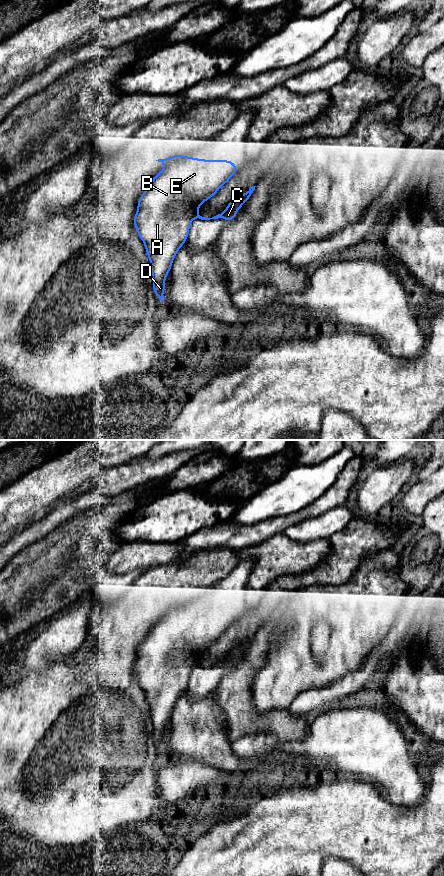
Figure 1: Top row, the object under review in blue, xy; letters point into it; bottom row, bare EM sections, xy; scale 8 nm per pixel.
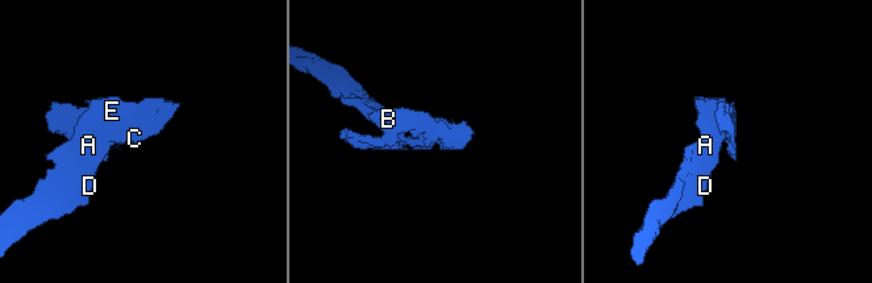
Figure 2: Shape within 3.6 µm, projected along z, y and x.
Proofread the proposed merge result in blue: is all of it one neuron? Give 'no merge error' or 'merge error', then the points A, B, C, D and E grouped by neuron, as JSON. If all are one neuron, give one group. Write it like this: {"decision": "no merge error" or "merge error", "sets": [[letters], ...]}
{"decision": "merge error", "sets": [["A", "B", "D", "E"], ["C"]]}

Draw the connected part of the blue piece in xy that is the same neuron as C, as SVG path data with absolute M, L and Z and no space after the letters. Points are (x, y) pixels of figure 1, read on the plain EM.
M252 634L249 636L249 638L242 642L241 644L235 645L226 655L226 657L212 665L212 666L207 666L207 665L202 665L198 662L199 654L196 654L195 657L193 658L193 663L192 663L192 668L199 666L201 668L210 668L210 667L218 667L218 666L223 666L227 668L228 670L232 669L236 665L236 661L238 658L242 655L242 653L248 649L248 647L251 645L253 639L255 638L256 634Z

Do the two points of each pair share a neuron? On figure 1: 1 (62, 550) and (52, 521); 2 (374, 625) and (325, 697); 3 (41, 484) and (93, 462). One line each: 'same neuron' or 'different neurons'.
1: different neurons
2: different neurons
3: same neuron

